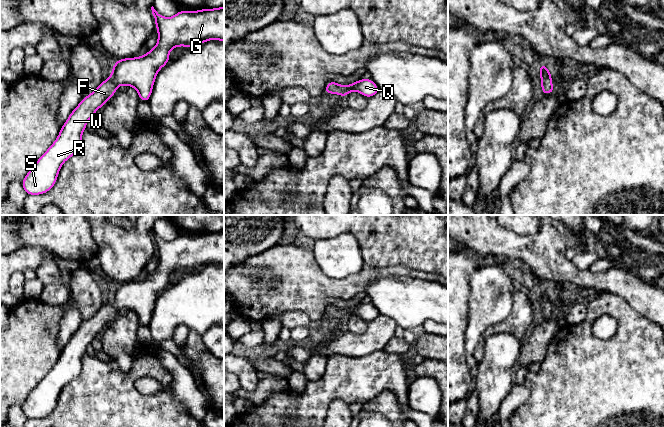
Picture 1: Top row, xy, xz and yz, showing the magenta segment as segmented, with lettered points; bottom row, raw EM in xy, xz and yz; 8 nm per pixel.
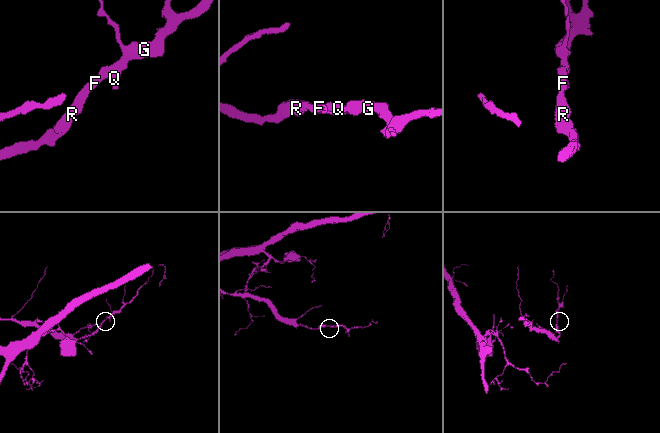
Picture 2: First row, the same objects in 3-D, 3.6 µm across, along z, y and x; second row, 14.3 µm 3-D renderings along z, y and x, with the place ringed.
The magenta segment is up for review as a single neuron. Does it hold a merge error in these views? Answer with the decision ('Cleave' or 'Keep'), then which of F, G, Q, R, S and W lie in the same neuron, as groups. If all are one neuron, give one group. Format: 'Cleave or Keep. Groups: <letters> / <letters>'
Keep. Groups: F G Q R S W

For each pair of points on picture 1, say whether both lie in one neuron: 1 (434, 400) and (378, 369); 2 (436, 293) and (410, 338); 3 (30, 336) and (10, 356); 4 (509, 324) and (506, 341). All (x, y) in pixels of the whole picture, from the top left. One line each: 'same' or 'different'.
1: different
2: different
3: same
4: different

